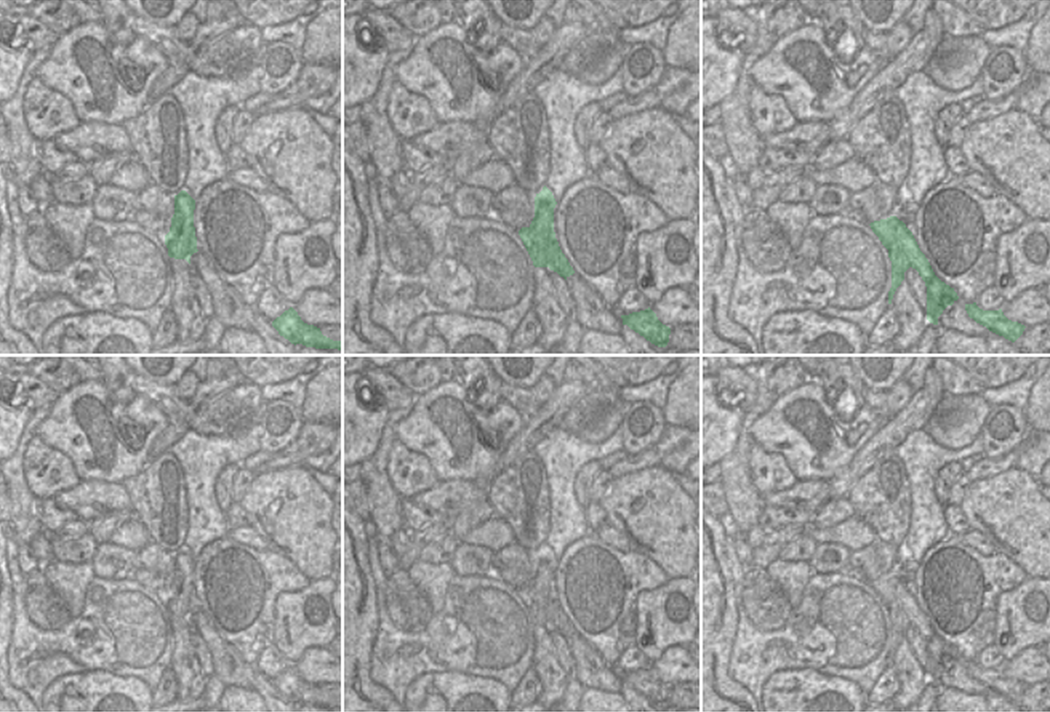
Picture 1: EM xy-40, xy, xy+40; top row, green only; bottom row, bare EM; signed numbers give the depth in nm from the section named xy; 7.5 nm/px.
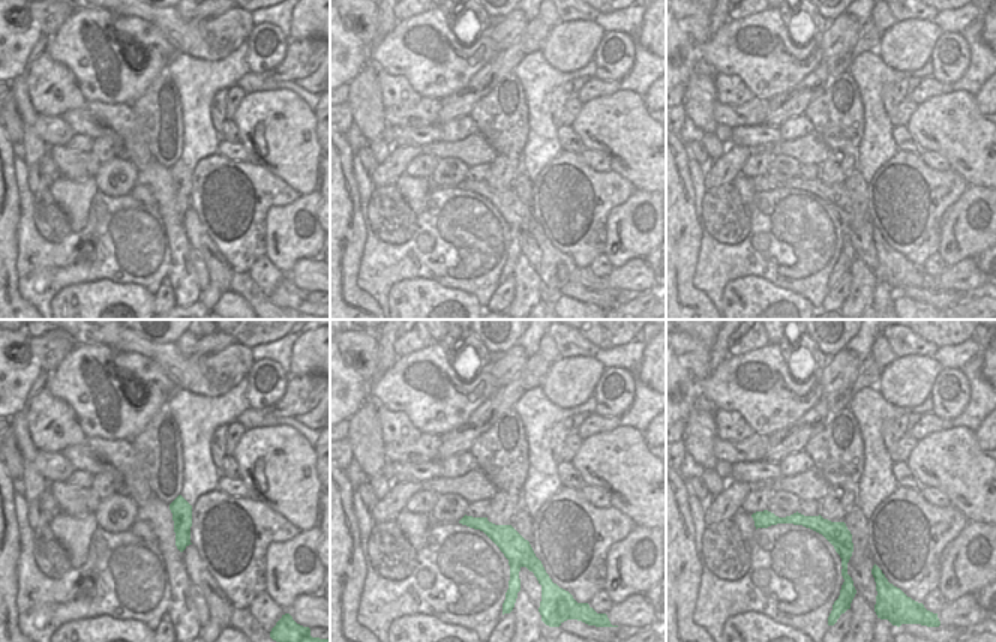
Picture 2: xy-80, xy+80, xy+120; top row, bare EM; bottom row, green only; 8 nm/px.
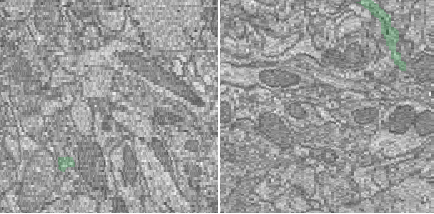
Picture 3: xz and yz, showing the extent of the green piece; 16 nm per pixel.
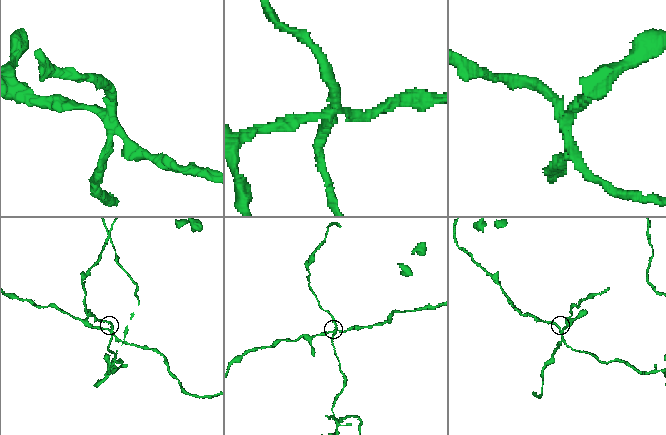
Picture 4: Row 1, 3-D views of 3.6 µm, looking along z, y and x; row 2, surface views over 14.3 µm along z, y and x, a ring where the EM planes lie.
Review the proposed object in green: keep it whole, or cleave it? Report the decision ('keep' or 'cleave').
cleave

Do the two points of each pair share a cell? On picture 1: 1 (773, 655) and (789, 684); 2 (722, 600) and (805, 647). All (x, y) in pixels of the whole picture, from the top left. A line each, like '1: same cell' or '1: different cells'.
1: different cells
2: different cells

